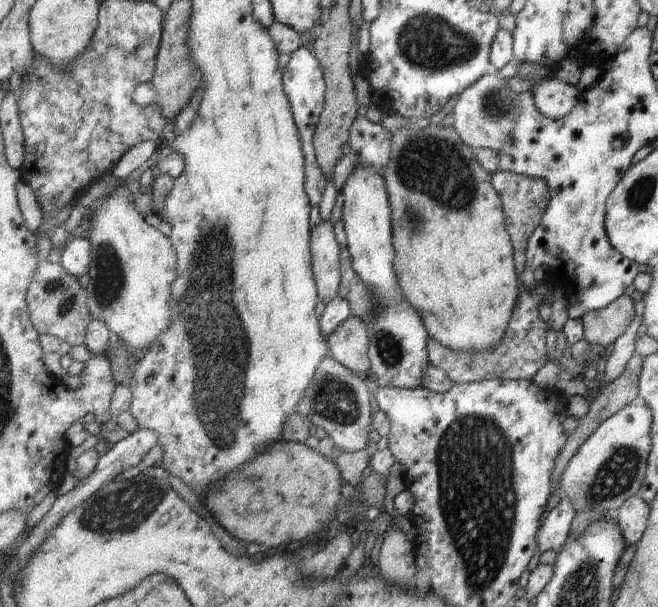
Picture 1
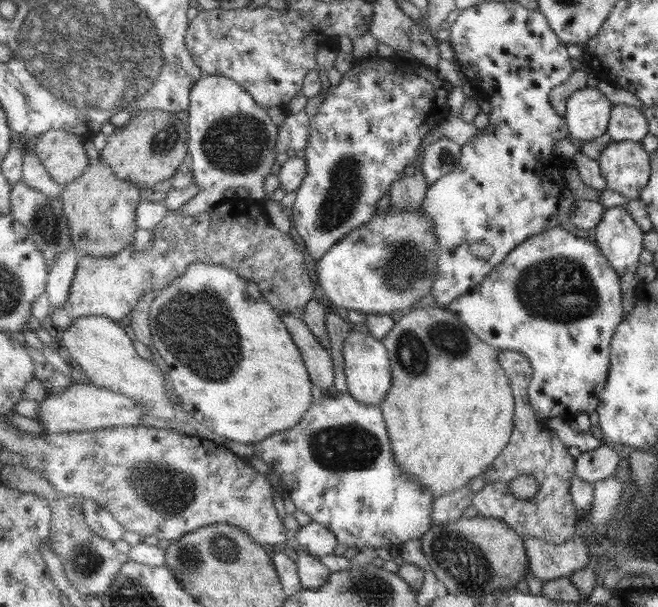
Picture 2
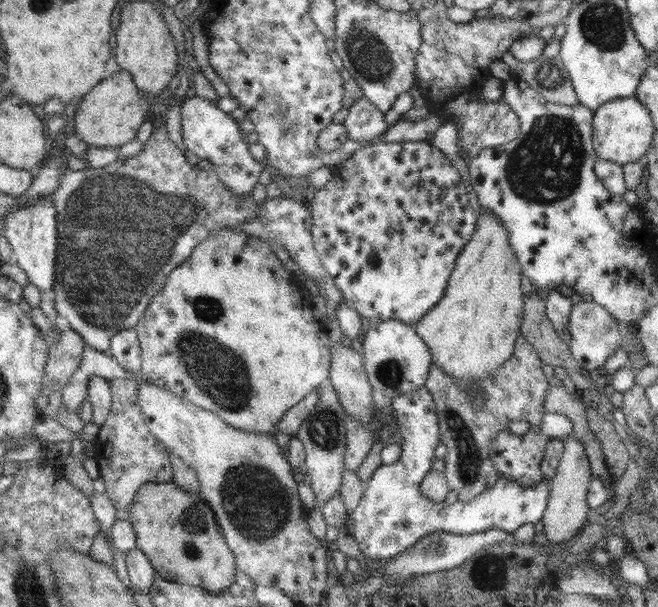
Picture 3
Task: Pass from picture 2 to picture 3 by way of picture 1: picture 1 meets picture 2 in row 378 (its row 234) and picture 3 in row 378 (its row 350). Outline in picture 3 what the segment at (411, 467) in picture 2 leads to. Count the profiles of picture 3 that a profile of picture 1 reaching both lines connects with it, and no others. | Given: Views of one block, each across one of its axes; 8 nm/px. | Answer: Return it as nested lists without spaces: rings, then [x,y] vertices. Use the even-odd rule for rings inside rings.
[[[480,206],[477,232],[465,246],[449,280],[444,299],[415,324],[416,331],[425,339],[433,354],[435,366],[440,366],[454,379],[484,379],[511,360],[515,354],[517,339],[522,334],[525,296],[521,288],[523,268],[509,242],[509,232],[501,220],[491,211]]]

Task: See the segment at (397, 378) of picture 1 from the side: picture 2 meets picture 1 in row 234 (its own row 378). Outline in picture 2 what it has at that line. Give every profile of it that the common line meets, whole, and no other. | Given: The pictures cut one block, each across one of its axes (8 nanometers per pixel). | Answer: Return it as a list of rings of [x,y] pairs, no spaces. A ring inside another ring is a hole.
[[[351,330],[344,344],[344,372],[348,392],[366,405],[379,405],[384,402],[392,387],[392,364],[388,348],[369,332]]]

